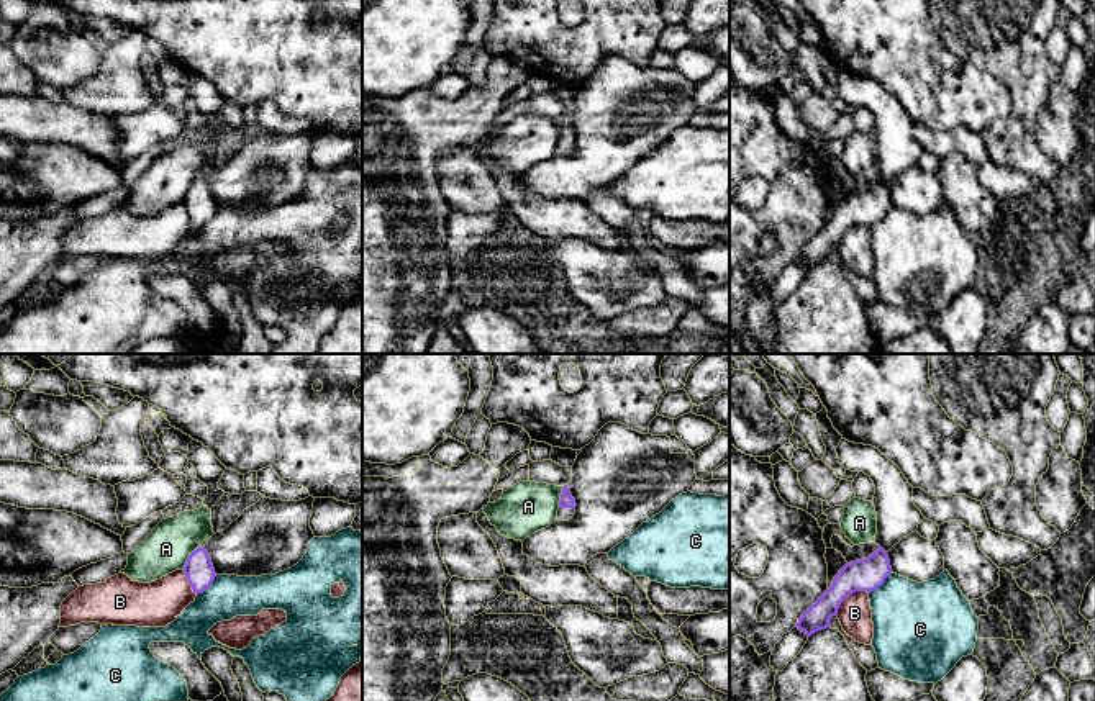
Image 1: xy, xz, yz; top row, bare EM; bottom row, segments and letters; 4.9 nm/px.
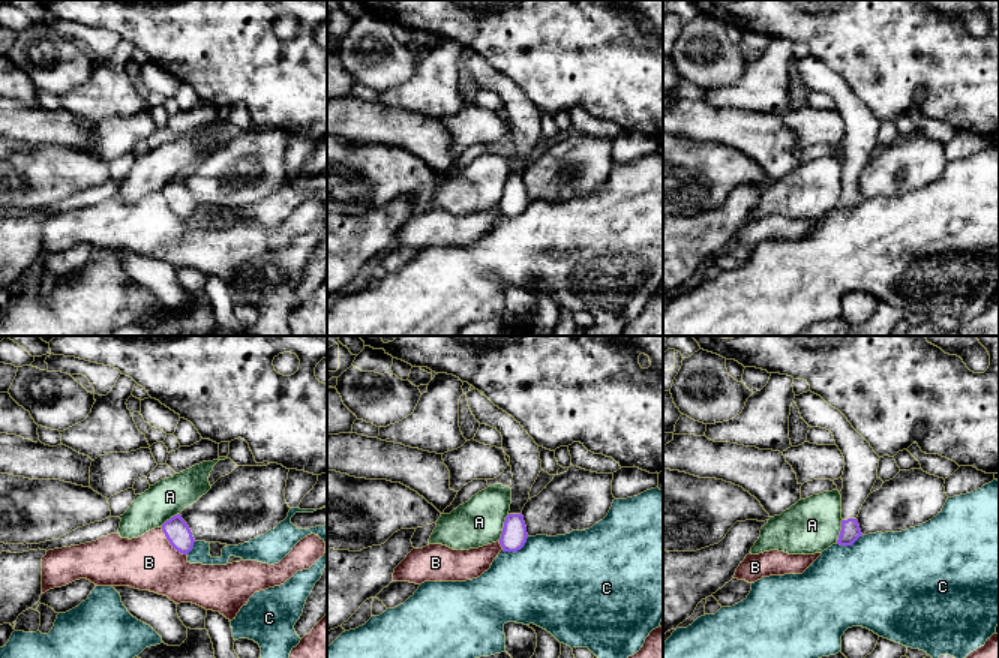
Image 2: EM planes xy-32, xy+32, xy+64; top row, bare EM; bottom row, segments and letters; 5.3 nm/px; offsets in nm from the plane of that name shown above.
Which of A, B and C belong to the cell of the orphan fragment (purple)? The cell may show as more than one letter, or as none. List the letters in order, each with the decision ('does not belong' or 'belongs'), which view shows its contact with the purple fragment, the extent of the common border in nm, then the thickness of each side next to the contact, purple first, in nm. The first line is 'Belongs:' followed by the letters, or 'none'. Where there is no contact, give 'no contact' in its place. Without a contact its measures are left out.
Belongs: none
A: does not belong; contact in xy; length 150 nm; calibres 140 and 220 nm
B: does not belong; contact in yz; length 190 nm; calibres 160 and 160 nm
C: does not belong; contact in yz; length 160 nm; calibres 160 and 400 nm

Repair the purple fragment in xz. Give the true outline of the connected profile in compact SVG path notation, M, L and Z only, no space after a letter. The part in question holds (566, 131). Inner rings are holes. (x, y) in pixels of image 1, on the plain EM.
M564 118L556 152L557 154L569 154L575 146L575 139L577 139L575 133L572 131L567 118Z

